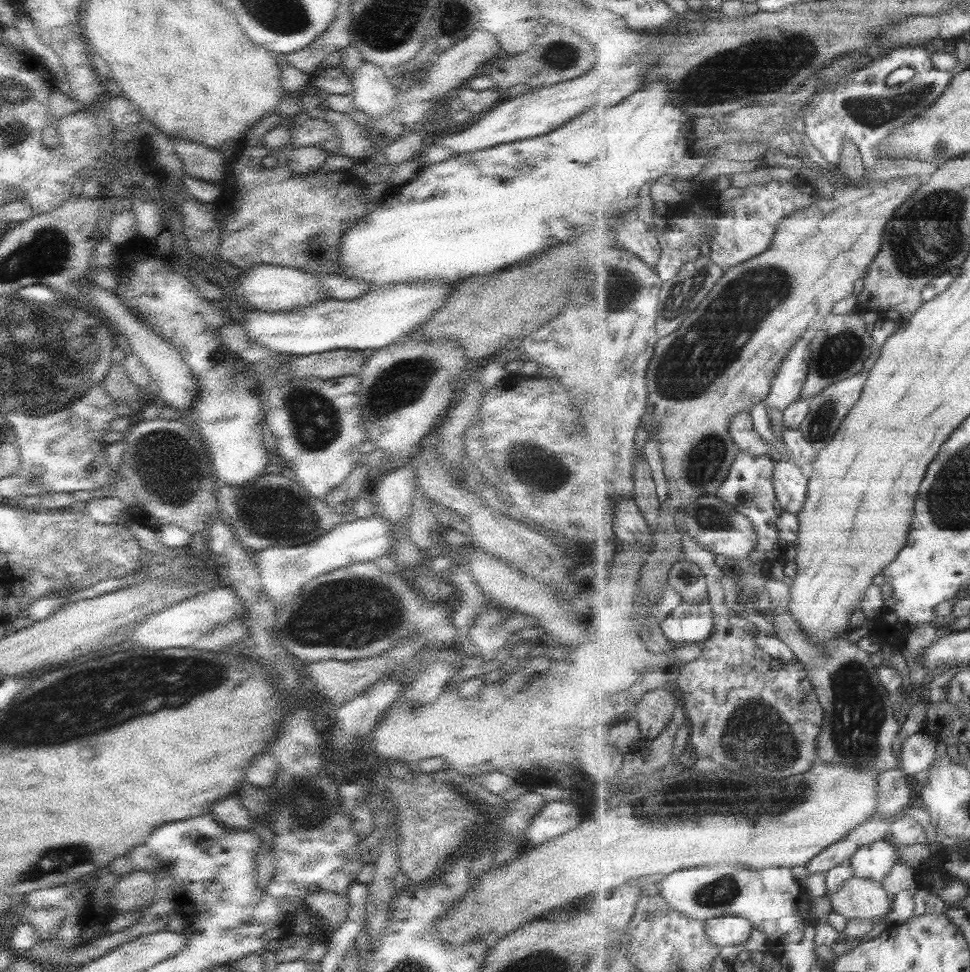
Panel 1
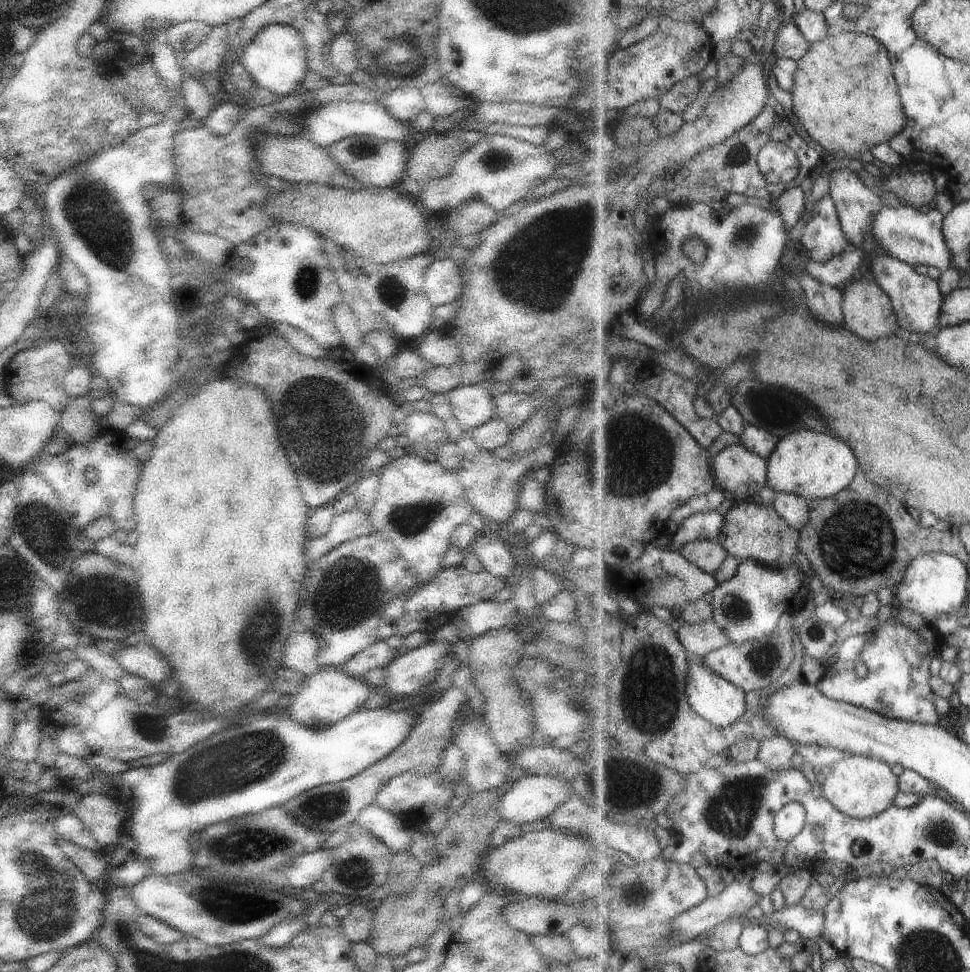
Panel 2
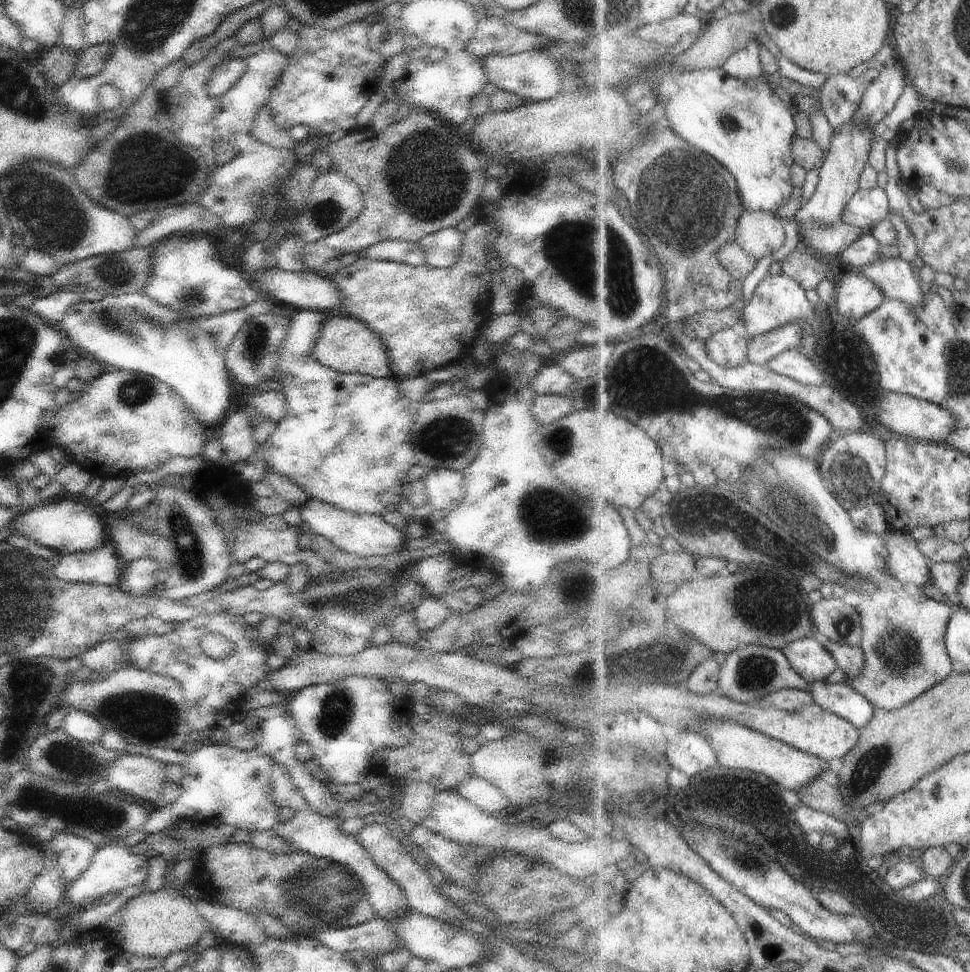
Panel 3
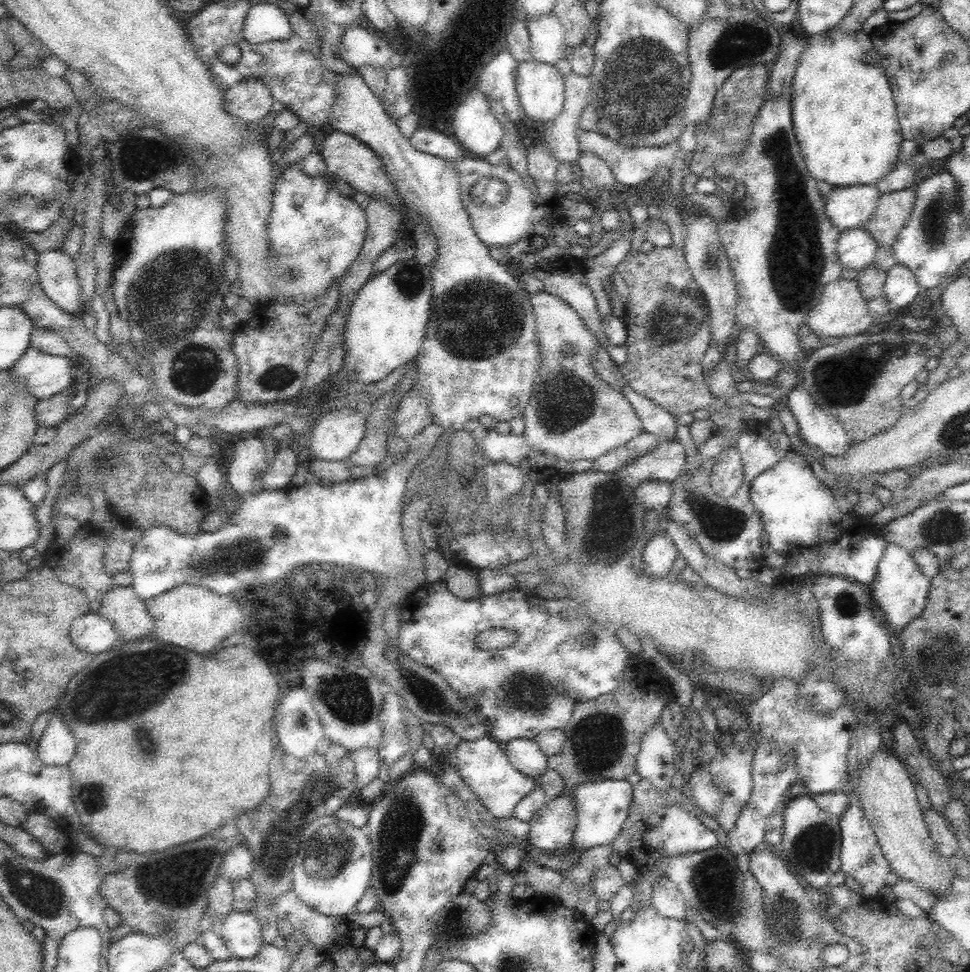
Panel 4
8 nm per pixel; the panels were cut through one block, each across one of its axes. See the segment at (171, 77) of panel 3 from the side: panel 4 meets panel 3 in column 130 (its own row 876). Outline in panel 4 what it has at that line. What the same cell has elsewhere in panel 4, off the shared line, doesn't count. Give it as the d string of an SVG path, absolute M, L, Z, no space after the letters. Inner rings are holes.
M190 842L166 848L166 852L142 854L122 872L109 873L100 884L100 895L134 933L166 936L180 950L202 932L202 920L207 916L206 890L214 884L226 852L228 848L198 848L198 842Z

